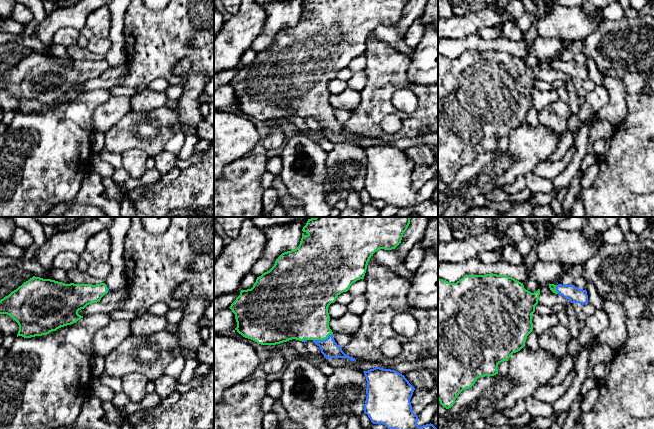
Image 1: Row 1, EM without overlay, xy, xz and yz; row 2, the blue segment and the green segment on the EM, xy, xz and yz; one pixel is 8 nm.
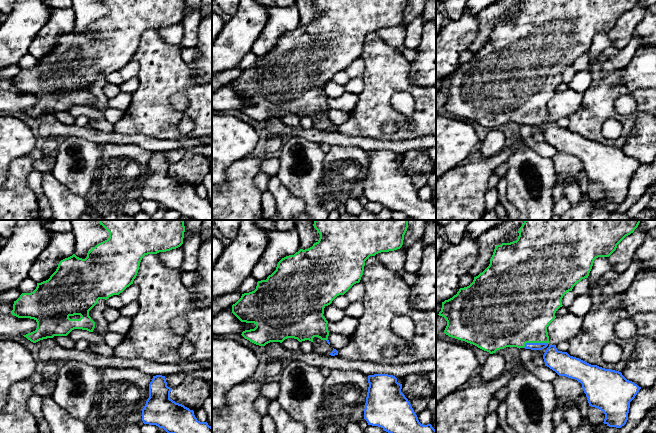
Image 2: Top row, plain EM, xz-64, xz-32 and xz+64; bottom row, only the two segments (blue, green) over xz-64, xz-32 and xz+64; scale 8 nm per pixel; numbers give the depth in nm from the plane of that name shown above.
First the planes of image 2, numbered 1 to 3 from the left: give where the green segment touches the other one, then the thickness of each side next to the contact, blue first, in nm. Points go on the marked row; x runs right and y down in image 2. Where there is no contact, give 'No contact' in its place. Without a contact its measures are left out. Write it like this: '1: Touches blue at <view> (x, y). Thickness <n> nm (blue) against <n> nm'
1: No contact
2: No contact
3: Touches blue at xz+64 (534, 343). Thickness 60 nm (blue) against 460 nm

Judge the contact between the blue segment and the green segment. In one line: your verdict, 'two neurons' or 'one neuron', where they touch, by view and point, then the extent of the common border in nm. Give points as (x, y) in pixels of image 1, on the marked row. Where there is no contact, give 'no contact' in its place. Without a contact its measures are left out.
one neuron; contact xz (322, 340); length 170 nm

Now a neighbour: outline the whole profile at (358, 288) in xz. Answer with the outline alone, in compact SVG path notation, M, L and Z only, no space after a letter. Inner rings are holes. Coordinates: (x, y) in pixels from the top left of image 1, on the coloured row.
M360 279L360 280L357 280L355 283L353 283L348 292L351 294L351 296L354 298L354 297L357 297L359 295L363 295L366 293L366 282L364 279Z

